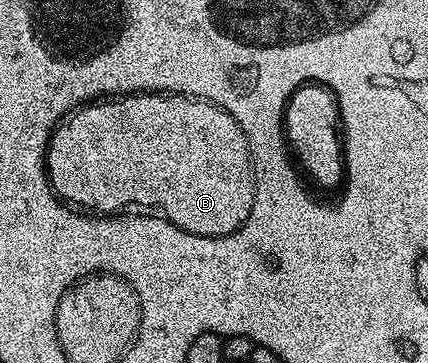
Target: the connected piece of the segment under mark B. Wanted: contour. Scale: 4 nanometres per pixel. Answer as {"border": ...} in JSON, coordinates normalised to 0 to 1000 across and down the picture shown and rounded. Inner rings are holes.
{"border":[[[357,251],[266,262],[255,273],[231,273],[175,300],[117,369],[117,397],[107,405],[107,485],[114,488],[117,510],[138,545],[166,570],[208,581],[220,592],[276,592],[306,570],[318,570],[308,565],[353,565],[360,573],[353,579],[376,581],[390,609],[460,653],[528,653],[535,642],[551,639],[579,603],[593,567],[598,468],[593,444],[584,435],[584,388],[570,372],[561,339],[551,339],[551,328],[530,300],[516,300],[512,289],[500,289],[486,275],[432,262],[400,262]]]}

